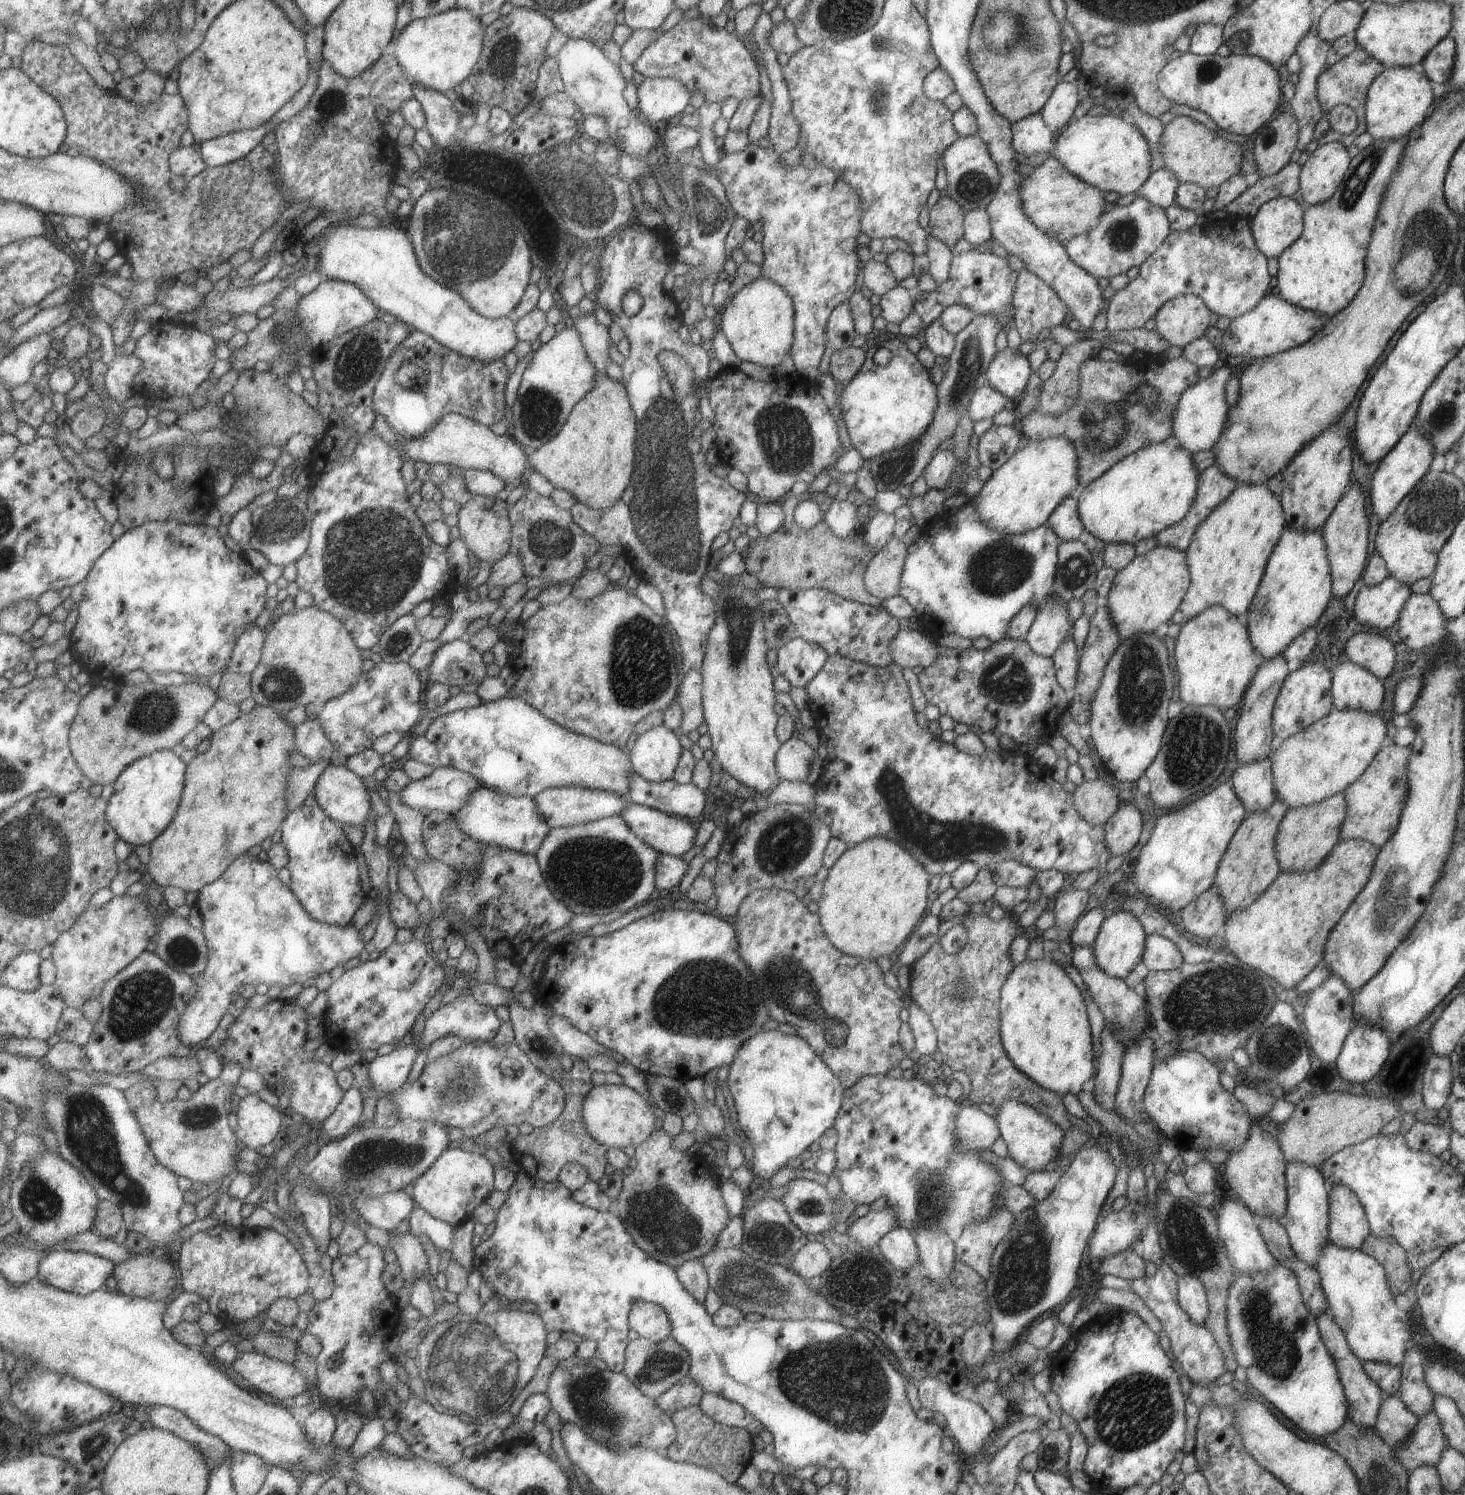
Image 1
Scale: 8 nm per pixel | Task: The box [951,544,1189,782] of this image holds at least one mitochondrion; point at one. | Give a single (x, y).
(1141, 687)

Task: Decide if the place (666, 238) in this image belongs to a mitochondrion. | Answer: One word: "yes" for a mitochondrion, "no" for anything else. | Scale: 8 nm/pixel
no

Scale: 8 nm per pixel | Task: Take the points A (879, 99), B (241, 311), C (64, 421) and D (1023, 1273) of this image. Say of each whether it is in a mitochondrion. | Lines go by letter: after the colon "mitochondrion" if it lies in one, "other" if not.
A: mitochondrion
B: other
C: other
D: mitochondrion

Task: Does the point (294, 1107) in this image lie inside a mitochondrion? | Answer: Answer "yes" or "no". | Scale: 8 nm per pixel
no

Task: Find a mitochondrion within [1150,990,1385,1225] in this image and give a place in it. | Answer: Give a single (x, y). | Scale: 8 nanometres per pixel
(1273, 1052)

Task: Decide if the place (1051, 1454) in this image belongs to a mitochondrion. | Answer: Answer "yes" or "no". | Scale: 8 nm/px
yes

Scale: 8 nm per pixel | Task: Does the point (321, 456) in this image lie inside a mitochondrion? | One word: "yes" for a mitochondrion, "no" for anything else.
no

